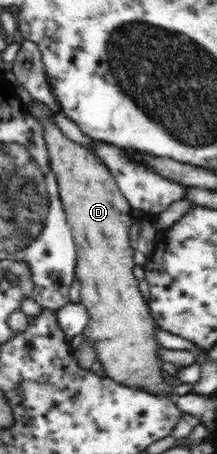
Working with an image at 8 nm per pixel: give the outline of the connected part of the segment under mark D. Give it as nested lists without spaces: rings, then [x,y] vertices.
[[[31,100],[28,103],[29,113],[43,126],[44,140],[47,146],[49,165],[56,175],[60,199],[66,213],[66,220],[71,226],[72,236],[76,245],[77,263],[75,275],[81,284],[80,302],[89,312],[89,324],[83,329],[85,342],[95,346],[97,361],[103,365],[101,372],[105,376],[127,386],[135,386],[155,396],[174,397],[172,387],[167,384],[161,373],[161,361],[156,354],[161,346],[154,338],[156,328],[150,314],[147,301],[139,292],[138,280],[133,276],[134,257],[136,255],[130,242],[129,226],[133,223],[131,205],[122,194],[110,169],[97,160],[93,151],[67,138],[63,130],[55,124],[56,113],[43,102]]]

